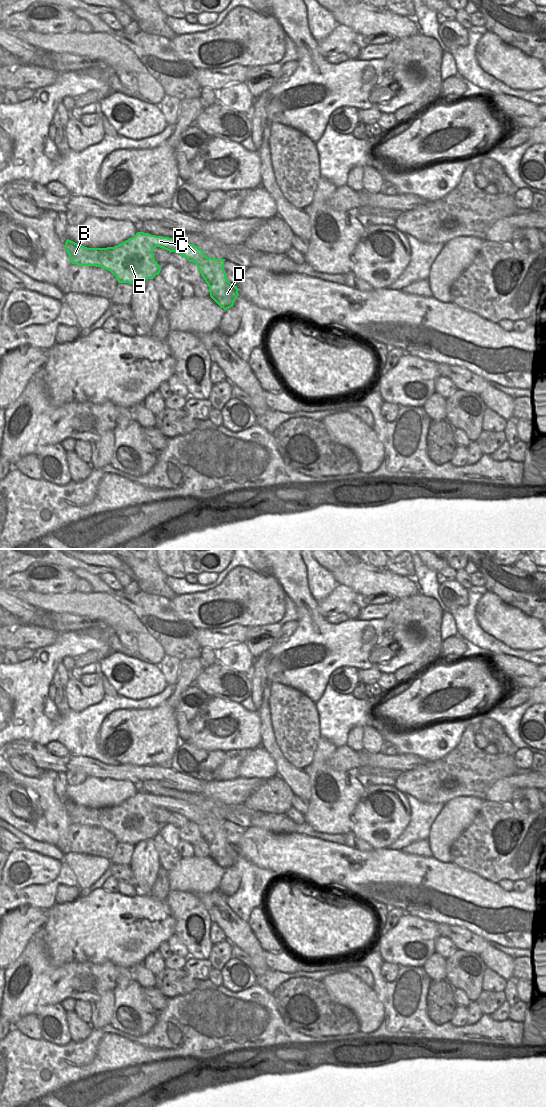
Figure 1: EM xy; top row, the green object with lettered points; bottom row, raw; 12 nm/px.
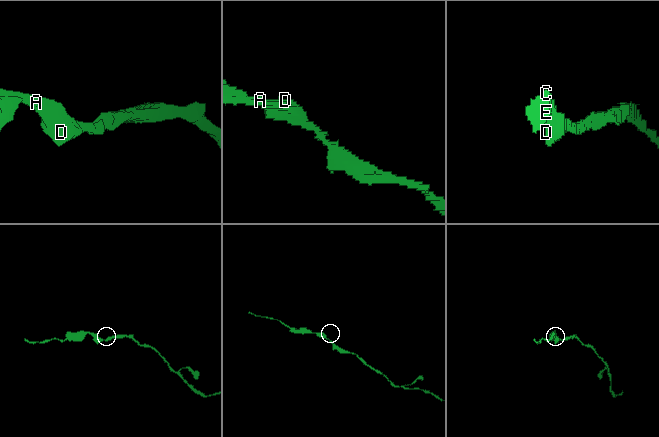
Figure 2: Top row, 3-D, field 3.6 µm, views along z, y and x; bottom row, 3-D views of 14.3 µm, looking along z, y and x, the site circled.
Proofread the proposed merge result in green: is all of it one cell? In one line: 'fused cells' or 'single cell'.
single cell

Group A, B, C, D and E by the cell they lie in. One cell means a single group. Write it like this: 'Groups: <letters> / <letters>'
Groups: A B C D E

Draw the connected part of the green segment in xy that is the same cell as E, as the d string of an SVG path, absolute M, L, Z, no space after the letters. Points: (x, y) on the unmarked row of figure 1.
M137 792L121 804L107 808L87 808L69 799L65 802L72 824L104 828L116 837L118 843L134 846L159 835L161 827L153 814L156 807L180 814L195 823L209 847L210 857L224 870L233 867L239 853L237 846L226 837L225 819L209 818L199 807L183 800Z

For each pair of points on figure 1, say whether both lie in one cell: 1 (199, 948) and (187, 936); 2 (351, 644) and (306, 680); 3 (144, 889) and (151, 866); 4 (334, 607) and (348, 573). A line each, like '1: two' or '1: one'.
1: one
2: one
3: one
4: two

